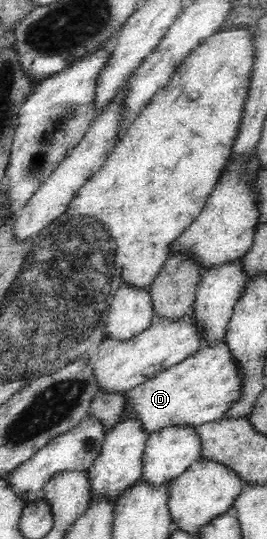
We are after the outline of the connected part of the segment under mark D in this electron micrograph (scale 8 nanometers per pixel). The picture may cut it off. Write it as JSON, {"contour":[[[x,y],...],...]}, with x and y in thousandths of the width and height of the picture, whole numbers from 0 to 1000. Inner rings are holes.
{"contour":[[[846,635],[757,644],[715,662],[554,701],[468,727],[468,751],[517,768],[539,801],[569,803],[637,788],[749,790],[843,774],[854,757],[903,742],[910,699],[899,679]]]}

